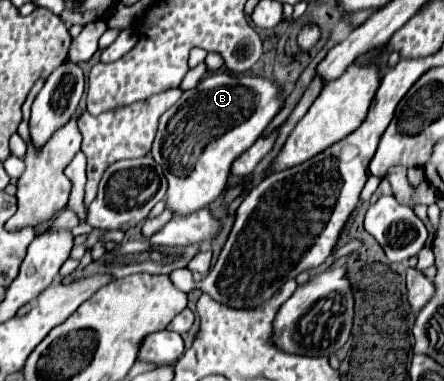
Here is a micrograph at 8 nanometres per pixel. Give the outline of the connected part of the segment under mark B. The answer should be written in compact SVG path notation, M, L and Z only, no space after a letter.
M211 73L211 75L201 79L197 87L185 91L177 101L177 105L173 105L165 115L161 115L157 137L151 149L155 161L163 167L163 173L169 183L167 207L177 215L189 215L197 209L203 209L225 191L231 163L261 137L261 133L271 123L271 119L283 107L283 101L279 99L281 87L273 79L265 79L259 75L235 77L229 73Z

